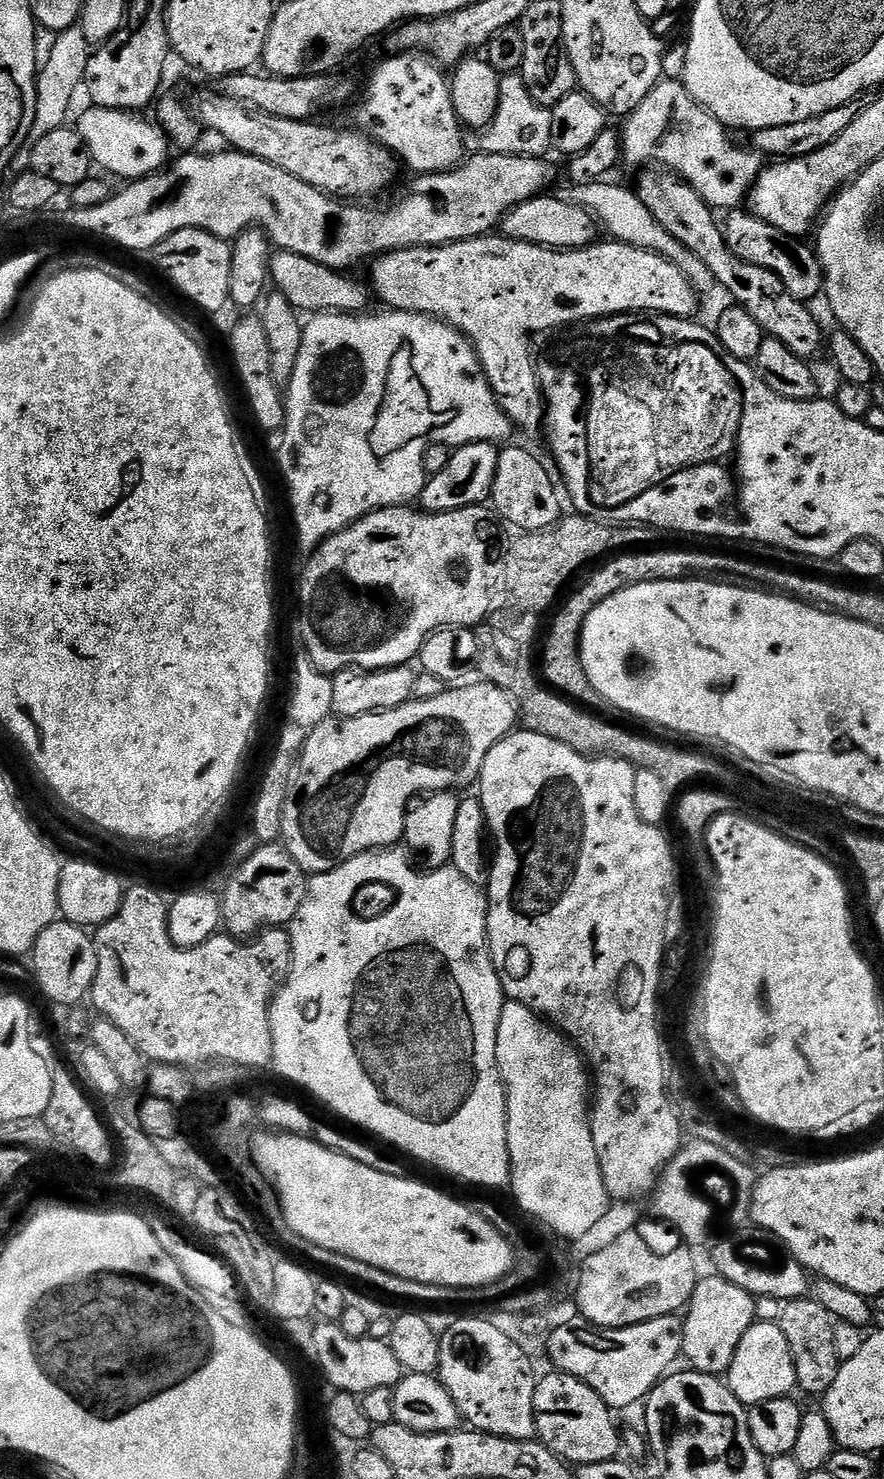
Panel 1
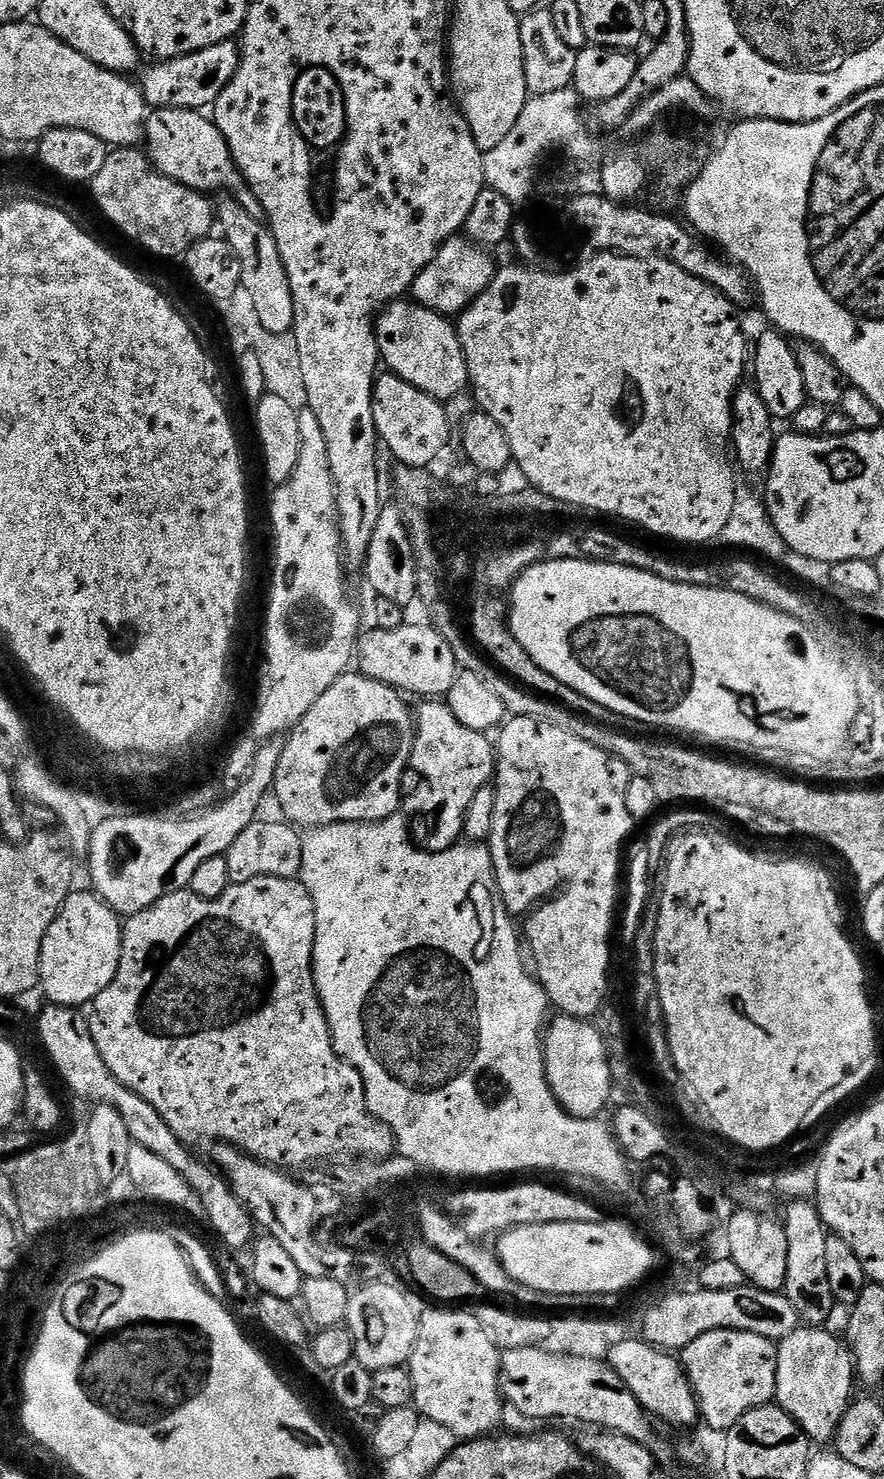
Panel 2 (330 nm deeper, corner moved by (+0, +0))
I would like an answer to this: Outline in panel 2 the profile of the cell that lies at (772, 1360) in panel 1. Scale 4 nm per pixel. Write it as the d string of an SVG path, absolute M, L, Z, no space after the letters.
M797 1326L785 1340L776 1344L775 1403L798 1422L809 1441L831 1441L843 1415L854 1400L854 1367L845 1341L820 1326Z

